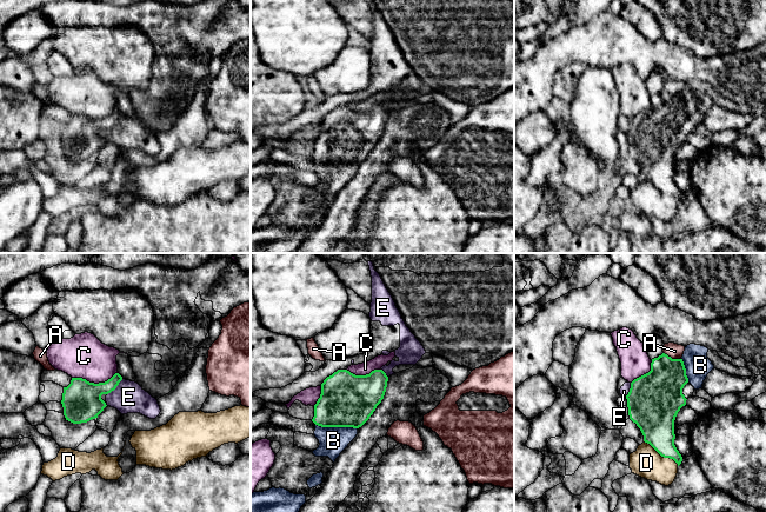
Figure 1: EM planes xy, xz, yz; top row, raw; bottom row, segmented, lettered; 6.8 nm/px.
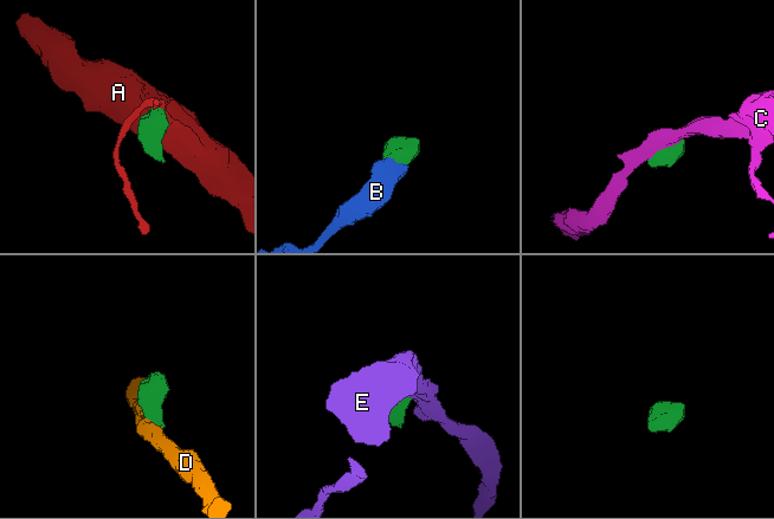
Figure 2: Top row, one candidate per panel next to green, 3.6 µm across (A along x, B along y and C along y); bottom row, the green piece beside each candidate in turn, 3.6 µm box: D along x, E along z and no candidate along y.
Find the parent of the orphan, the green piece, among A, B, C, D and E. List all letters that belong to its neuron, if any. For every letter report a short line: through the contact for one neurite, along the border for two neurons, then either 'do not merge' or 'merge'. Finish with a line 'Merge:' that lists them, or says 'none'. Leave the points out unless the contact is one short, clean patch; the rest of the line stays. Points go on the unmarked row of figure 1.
A: line yz (664, 88), (672, 94), (680, 95); do not merge
B: line xz (347, 137), (338, 150), (337, 163), (333, 177); merge
C: do not merge
D: line yz (644, 177), (661, 192), (671, 194), (678, 201); do not merge
E: line xy (122, 115), (107, 131); do not merge
Merge: B

